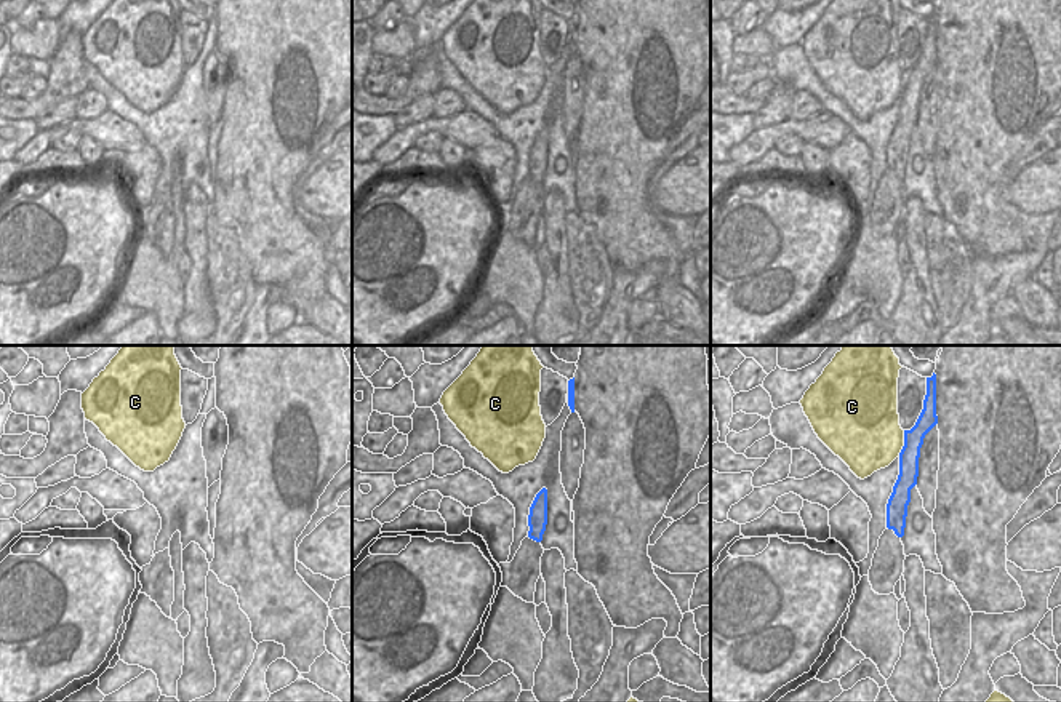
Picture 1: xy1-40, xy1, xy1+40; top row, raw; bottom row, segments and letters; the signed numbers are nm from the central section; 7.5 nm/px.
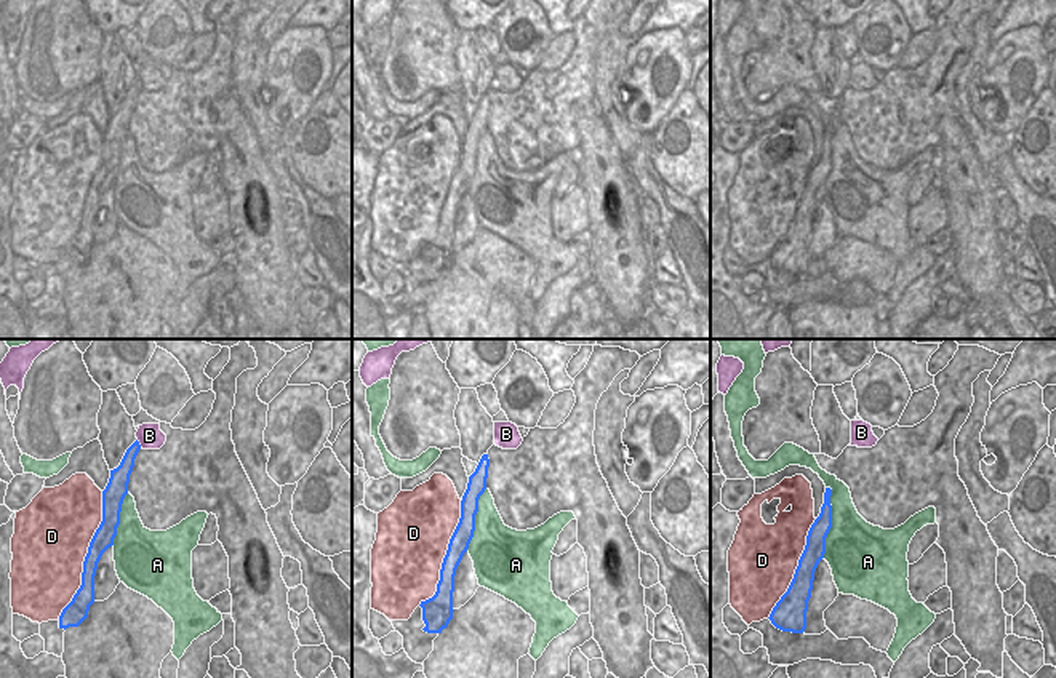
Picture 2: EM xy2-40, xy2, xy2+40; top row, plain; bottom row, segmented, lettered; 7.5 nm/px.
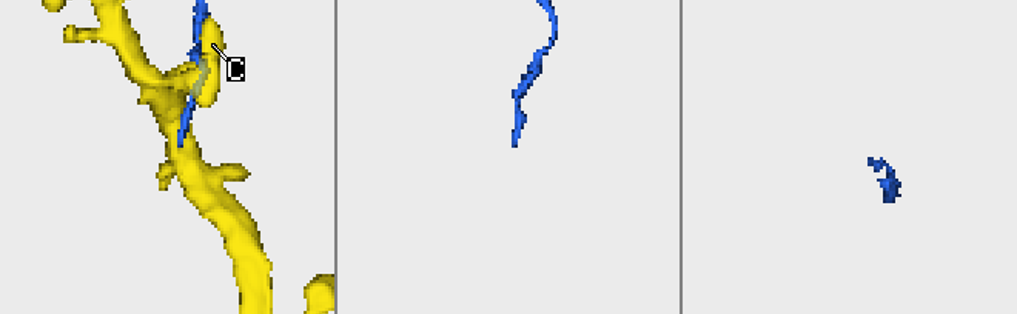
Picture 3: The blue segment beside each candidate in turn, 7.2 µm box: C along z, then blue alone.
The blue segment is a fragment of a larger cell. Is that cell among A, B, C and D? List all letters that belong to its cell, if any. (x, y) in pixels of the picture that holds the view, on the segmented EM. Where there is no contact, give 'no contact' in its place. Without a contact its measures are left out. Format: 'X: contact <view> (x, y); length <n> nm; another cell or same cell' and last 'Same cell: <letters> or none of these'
A: contact xy2+40 (831, 523); length 550 nm; another cell
B: contact xy2-40 (138, 443); length 70 nm; another cell
C: contact xy1+40 (904, 443); length 200 nm; another cell
D: contact xy2-40 (87, 555); length 1000 nm; another cell
Same cell: none of these

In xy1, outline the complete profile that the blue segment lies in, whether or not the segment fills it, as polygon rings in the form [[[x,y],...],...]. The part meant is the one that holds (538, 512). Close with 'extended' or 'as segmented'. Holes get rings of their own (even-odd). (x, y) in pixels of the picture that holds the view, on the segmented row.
[[[543,488],[531,507],[530,507],[530,515],[528,515],[528,526],[530,526],[530,531],[528,531],[528,537],[536,540],[536,542],[541,542],[543,540],[543,534],[546,531],[546,525],[547,525],[547,489]]]; as segmented

